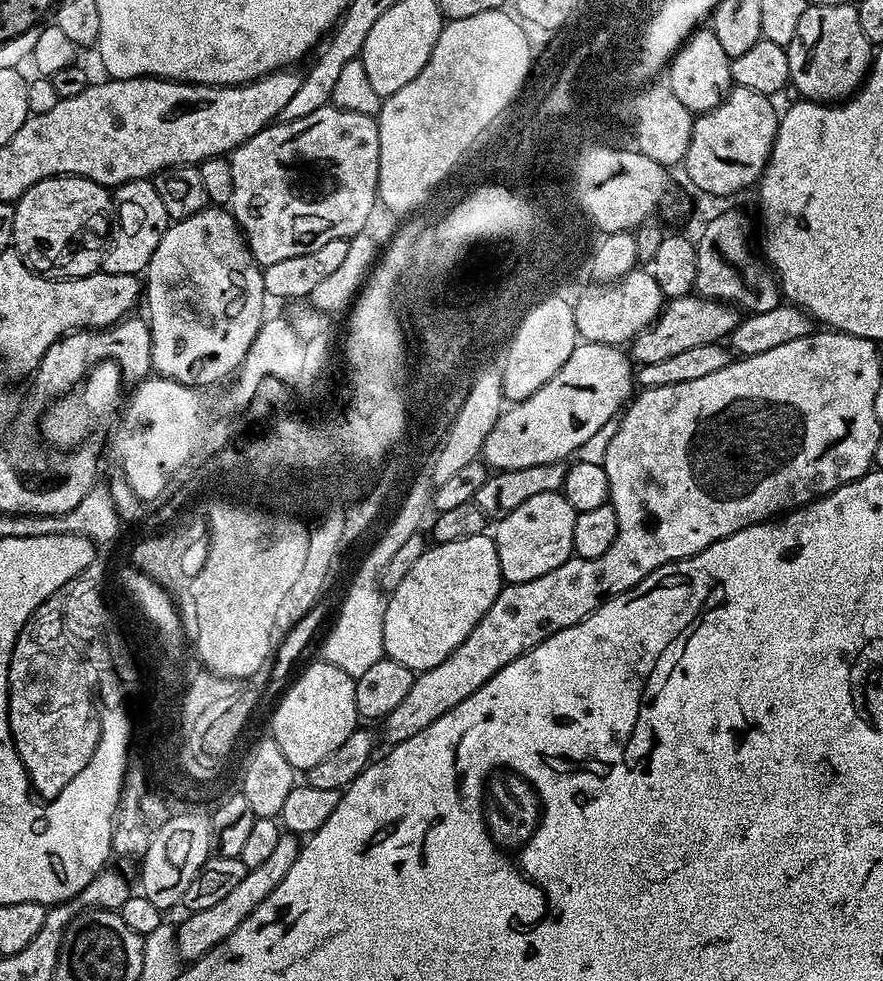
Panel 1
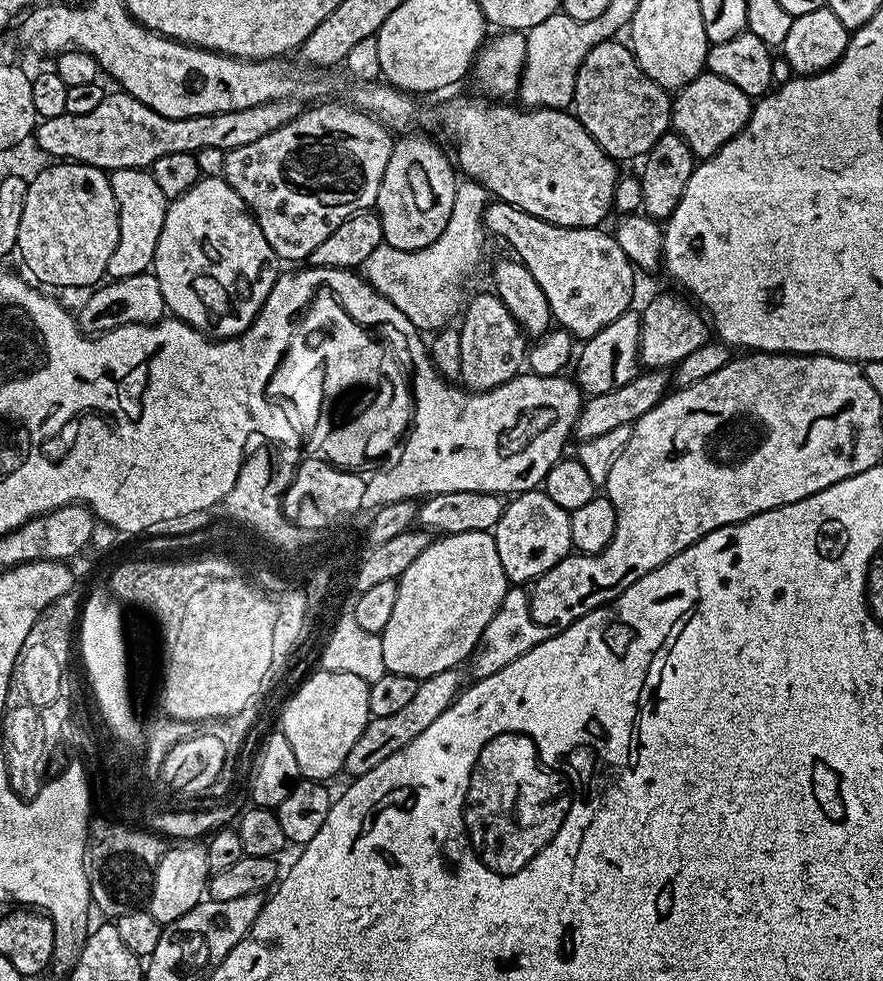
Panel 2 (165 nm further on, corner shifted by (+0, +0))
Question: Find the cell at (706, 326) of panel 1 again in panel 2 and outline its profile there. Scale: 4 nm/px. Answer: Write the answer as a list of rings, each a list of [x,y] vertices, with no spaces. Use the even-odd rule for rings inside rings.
[[[639,311],[623,312],[618,318],[614,318],[614,322],[610,322],[610,326],[598,330],[598,334],[594,334],[579,345],[578,355],[574,360],[574,368],[576,364],[574,383],[585,397],[610,394],[610,390],[618,390],[618,386],[626,386],[626,382],[630,382],[638,374],[640,318]]]

